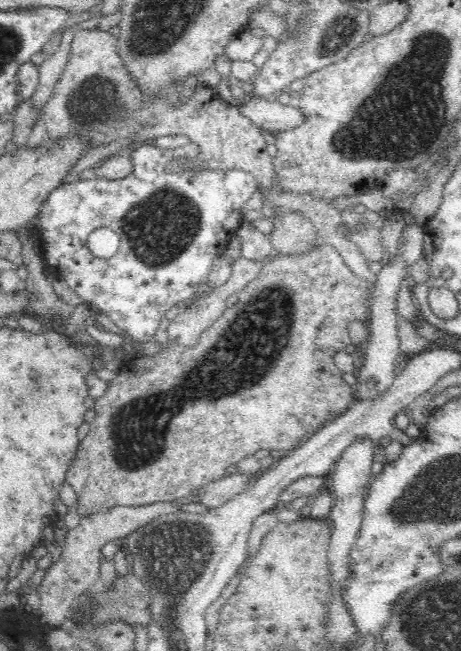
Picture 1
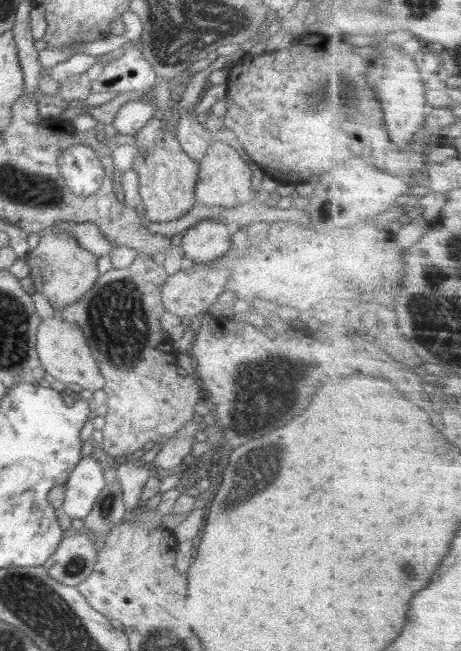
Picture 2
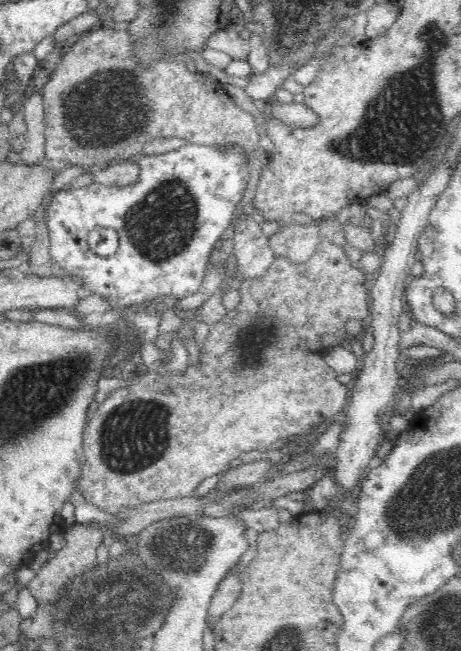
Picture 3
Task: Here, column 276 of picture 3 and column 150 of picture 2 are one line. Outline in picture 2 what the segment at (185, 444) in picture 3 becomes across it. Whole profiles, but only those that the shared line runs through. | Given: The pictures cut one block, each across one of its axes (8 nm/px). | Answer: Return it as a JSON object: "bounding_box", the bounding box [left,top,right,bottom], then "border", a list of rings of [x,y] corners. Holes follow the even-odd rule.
{"bounding_box":[56,253,204,460],"border":[[[138,253],[137,256],[138,258],[128,268],[116,270],[112,267],[106,274],[102,274],[94,282],[94,286],[84,293],[84,298],[79,298],[71,305],[64,305],[56,310],[57,316],[62,314],[64,320],[68,320],[70,324],[74,324],[76,328],[82,330],[82,334],[92,350],[92,356],[98,362],[98,368],[106,380],[104,392],[108,394],[108,400],[105,402],[108,409],[104,416],[105,426],[101,429],[104,444],[99,447],[99,453],[109,454],[117,460],[120,456],[142,449],[148,442],[162,446],[183,427],[185,422],[197,417],[195,406],[196,403],[202,401],[204,396],[198,379],[184,377],[176,371],[178,366],[174,358],[172,343],[160,326],[160,317],[165,311],[161,299],[161,288],[167,277],[165,268],[161,262],[152,260],[152,257],[145,253]]]}

